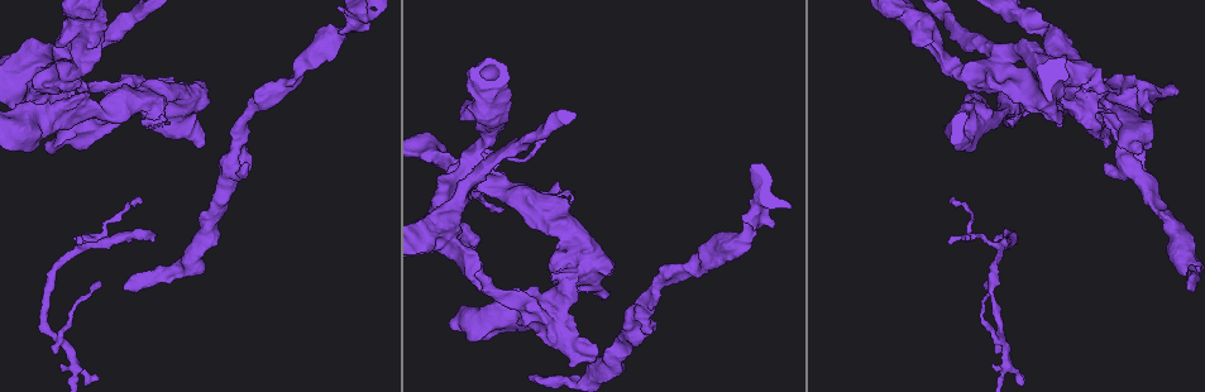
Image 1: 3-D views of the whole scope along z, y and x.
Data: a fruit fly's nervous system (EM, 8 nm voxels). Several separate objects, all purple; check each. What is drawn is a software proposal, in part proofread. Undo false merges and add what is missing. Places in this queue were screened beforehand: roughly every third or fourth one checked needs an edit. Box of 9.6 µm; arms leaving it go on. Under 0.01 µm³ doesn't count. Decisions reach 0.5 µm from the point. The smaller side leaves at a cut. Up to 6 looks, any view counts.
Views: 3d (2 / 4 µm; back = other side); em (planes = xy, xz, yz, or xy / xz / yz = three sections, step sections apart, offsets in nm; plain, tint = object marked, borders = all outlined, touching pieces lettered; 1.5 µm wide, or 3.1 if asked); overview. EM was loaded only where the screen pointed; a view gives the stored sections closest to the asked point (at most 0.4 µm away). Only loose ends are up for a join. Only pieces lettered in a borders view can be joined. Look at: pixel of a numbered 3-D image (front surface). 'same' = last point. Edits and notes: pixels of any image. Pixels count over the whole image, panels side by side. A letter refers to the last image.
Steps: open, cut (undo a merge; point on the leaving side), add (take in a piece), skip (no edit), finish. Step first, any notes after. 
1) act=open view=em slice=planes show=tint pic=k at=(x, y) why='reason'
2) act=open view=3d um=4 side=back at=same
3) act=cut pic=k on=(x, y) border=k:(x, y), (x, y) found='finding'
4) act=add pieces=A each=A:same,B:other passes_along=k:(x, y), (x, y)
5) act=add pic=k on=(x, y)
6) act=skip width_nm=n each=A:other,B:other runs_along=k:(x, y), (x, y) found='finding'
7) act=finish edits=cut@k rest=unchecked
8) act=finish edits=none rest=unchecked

act=open view=3d um=4 pic=1 at=(80, 241) why='tapers out'

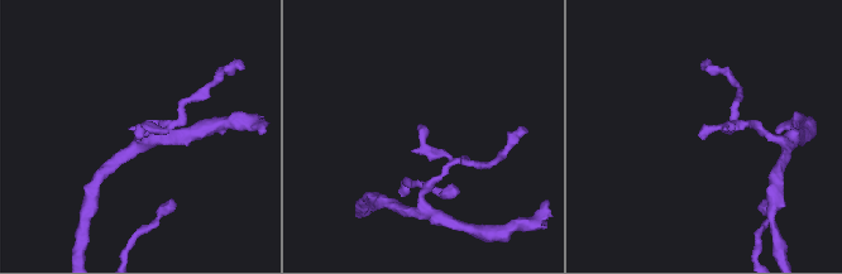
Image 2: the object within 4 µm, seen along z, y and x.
act=open view=em slice=xz step=8 show=tint pic=2 at=(701, 133) why='need the tissue'

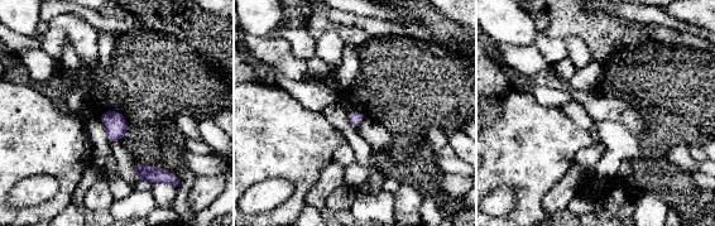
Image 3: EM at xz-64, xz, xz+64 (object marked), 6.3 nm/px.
act=open view=em slice=planes show=borders at=same why='cut it another way'

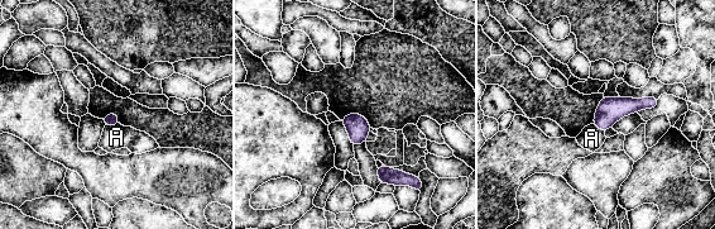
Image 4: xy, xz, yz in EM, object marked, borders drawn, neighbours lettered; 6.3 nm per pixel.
act=skip each=A:other border=4:(119, 123), (105, 125) found='no lettered piece goes on from it'

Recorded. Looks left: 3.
act=open view=em slice=planes show=borders pic=1 at=(527, 377)

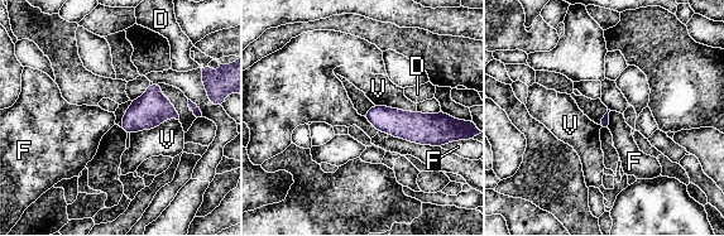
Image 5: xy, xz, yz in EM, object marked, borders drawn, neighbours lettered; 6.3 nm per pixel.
act=skip each=D:other,F:other,V:other border=5:(610, 111), (608, 129) found='none of them fits'

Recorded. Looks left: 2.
act=open view=em slice=planes show=borders pic=1 at=(201, 147) why='an open end'

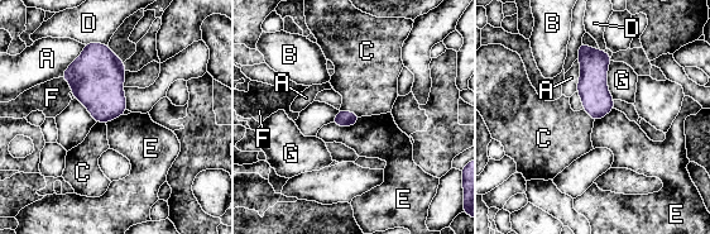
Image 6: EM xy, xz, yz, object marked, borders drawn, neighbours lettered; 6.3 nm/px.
act=skip each=A:other,B:other,C:other,D:other,E:other,F:other,G:other border=6:(361, 116), (353, 125), (331, 123) found='no lettered piece goes on from it'

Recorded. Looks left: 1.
act=finish edits=none rest=unchecked

